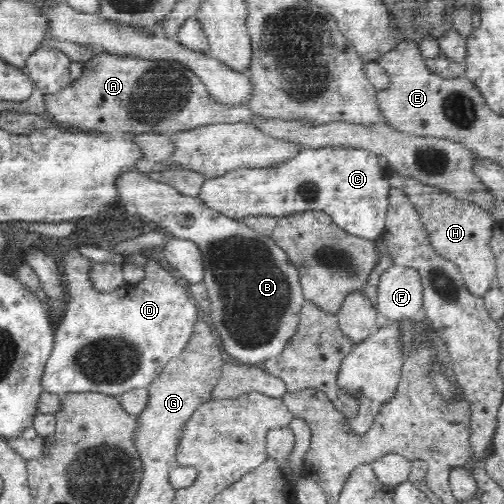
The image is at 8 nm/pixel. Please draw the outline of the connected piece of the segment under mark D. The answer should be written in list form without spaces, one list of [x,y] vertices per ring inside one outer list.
[[[75,248],[66,256],[66,271],[62,278],[66,310],[55,325],[55,343],[42,374],[42,388],[46,392],[116,396],[148,387],[160,376],[168,362],[186,348],[200,319],[195,300],[189,298],[186,290],[178,285],[173,271],[164,269],[159,263],[152,263],[152,267],[146,268],[145,277],[140,282],[125,284],[122,290],[109,293],[96,290],[89,279],[93,263],[75,252]]]

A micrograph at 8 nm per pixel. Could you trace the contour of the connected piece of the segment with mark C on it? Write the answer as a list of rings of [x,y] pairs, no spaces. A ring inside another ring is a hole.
[[[302,148],[294,158],[268,168],[240,167],[219,177],[205,179],[198,198],[212,210],[234,220],[248,216],[290,216],[300,212],[322,211],[329,214],[334,224],[348,232],[373,241],[385,233],[385,216],[389,207],[389,172],[380,168],[377,155],[361,148]]]

